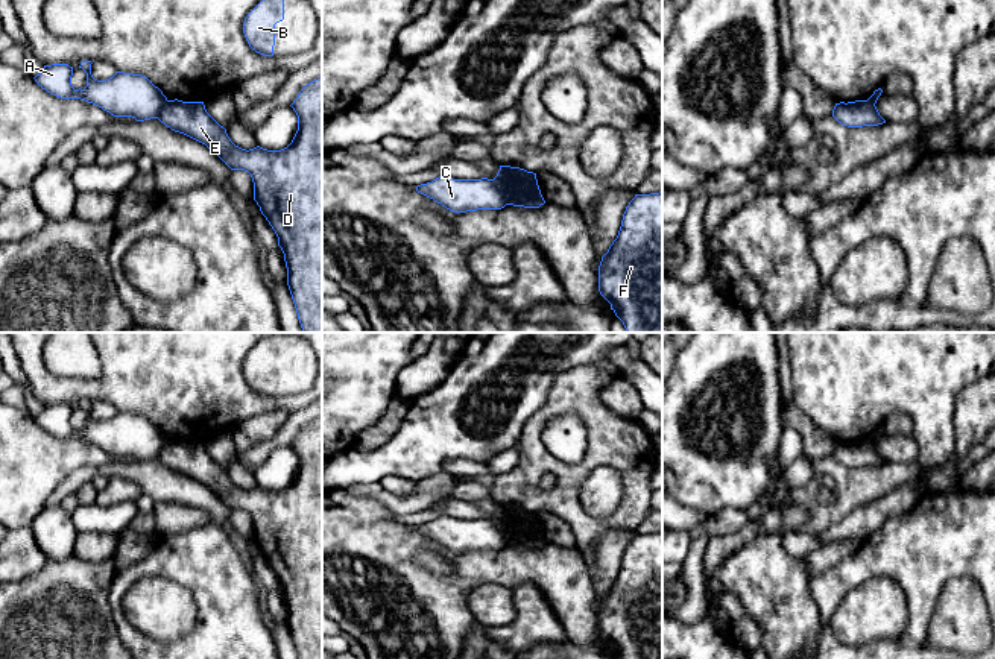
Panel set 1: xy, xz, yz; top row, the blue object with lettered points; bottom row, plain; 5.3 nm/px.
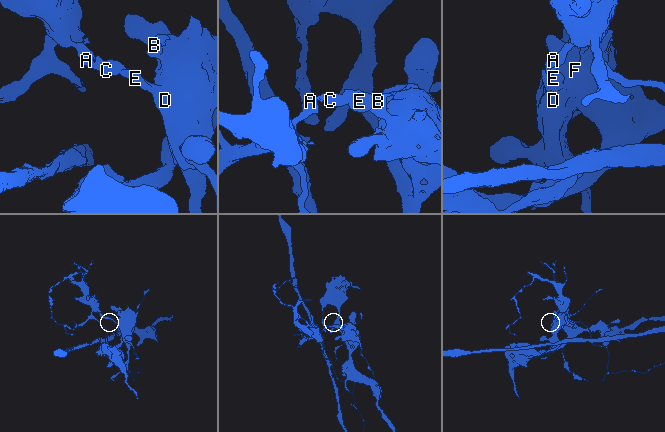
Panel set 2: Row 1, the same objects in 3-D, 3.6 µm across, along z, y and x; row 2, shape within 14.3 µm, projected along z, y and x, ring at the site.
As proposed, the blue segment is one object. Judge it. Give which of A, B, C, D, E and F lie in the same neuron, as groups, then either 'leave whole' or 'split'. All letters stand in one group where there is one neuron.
A C / B D E F; split

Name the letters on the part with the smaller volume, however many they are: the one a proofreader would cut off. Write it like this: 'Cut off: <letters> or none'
Cut off: A, C

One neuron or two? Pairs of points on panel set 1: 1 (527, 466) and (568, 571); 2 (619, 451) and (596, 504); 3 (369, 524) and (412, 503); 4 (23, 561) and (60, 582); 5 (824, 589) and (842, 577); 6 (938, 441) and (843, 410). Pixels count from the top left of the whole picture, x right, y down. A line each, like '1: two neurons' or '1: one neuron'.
1: two neurons
2: two neurons
3: two neurons
4: two neurons
5: one neuron
6: one neuron

